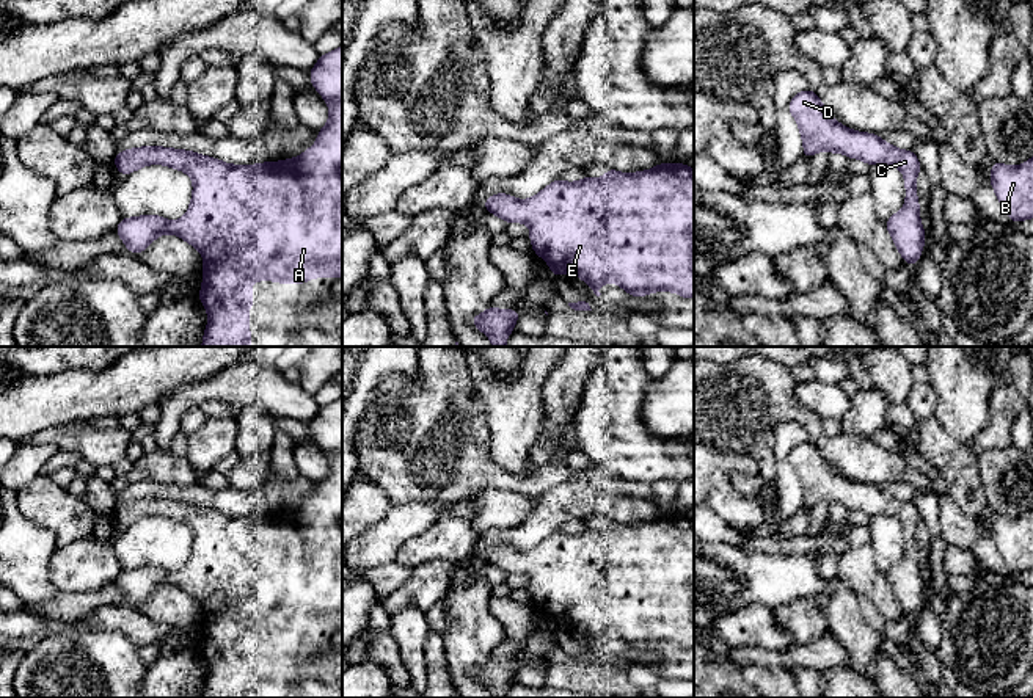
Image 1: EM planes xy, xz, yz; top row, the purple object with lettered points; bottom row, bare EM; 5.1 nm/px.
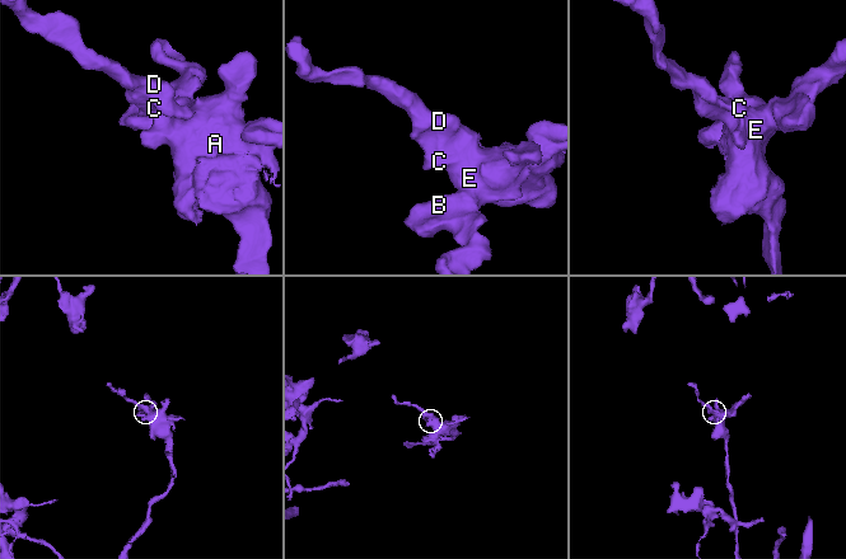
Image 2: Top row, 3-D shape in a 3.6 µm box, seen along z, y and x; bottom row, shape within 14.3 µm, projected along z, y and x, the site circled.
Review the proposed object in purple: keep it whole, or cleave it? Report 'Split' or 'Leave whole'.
Leave whole

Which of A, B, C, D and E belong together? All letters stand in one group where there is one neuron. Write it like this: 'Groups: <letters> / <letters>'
Groups: A B C D E

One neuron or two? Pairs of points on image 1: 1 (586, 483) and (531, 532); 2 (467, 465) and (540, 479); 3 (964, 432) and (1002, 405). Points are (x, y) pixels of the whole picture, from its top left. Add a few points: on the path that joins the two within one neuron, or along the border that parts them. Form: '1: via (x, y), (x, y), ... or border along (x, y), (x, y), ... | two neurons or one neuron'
1: via (572, 498), (562, 501), (545, 518) | one neuron
2: via (485, 474), (507, 482), (521, 482) | one neuron
3: border along (1000, 378), (989, 399), (989, 421), (969, 444) | two neurons

